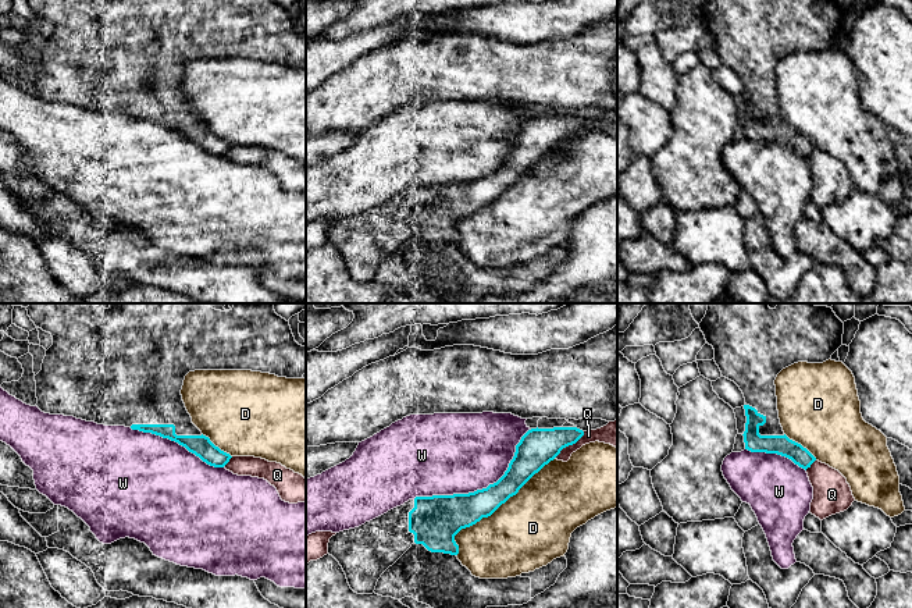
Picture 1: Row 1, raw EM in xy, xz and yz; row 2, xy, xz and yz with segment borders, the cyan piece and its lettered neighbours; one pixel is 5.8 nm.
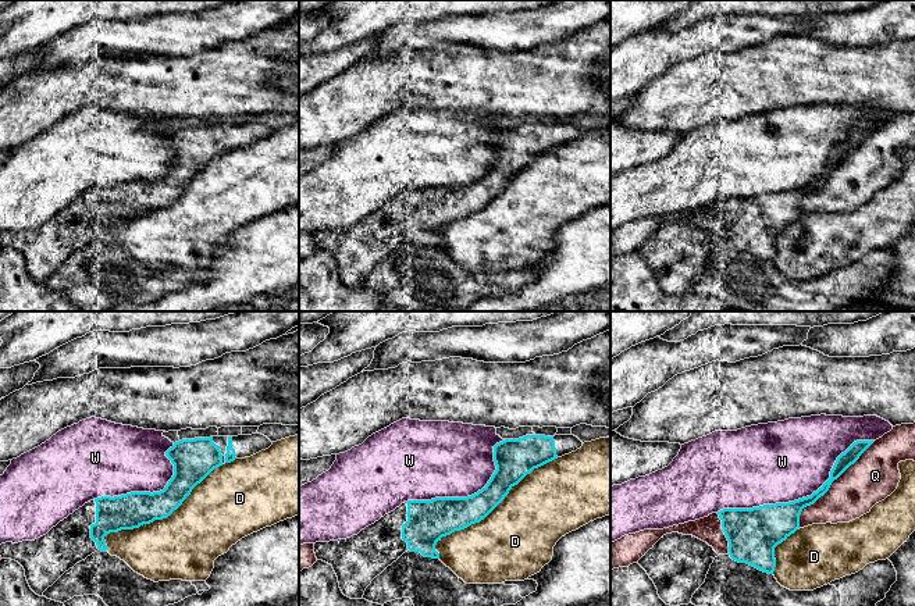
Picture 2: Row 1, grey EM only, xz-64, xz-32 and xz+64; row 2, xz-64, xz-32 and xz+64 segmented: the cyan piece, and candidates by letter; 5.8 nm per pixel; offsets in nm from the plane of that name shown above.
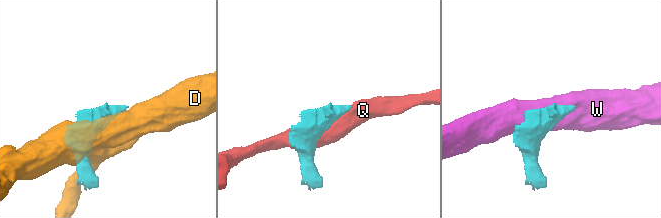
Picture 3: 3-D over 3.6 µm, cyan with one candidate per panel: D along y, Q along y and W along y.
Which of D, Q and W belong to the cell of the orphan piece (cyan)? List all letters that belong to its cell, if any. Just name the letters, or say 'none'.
none

